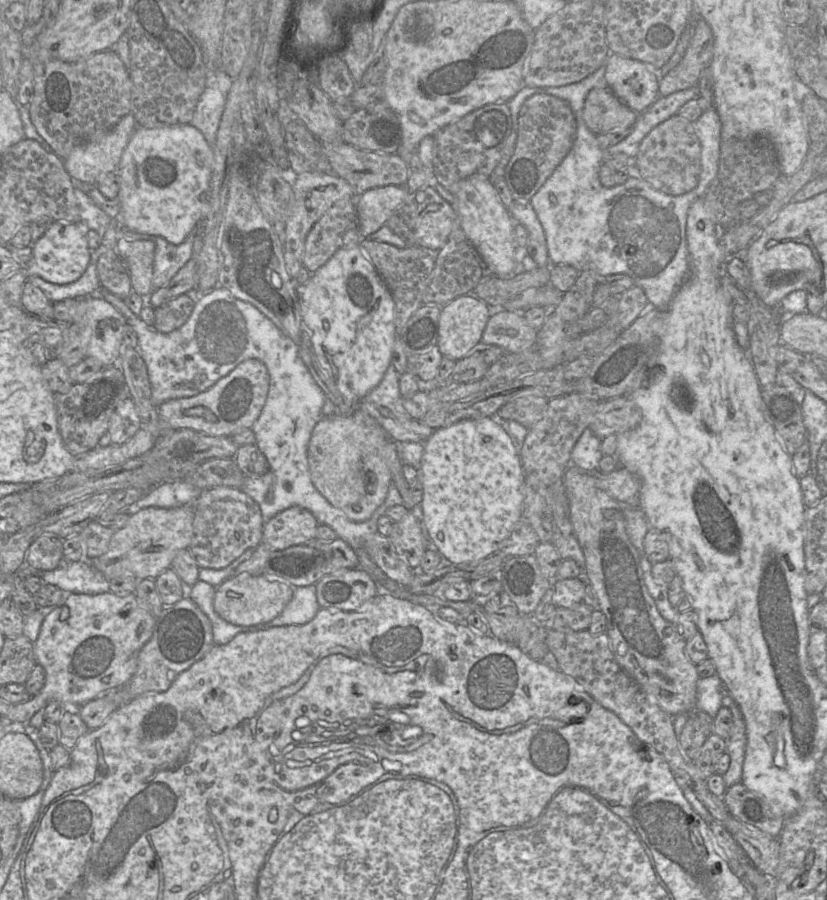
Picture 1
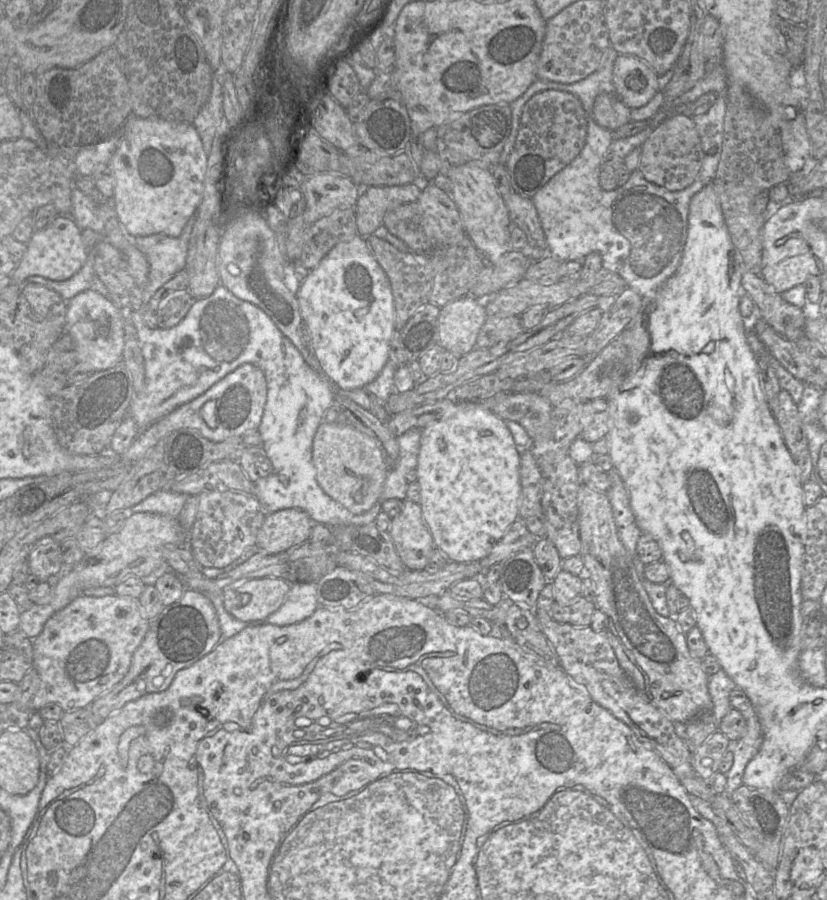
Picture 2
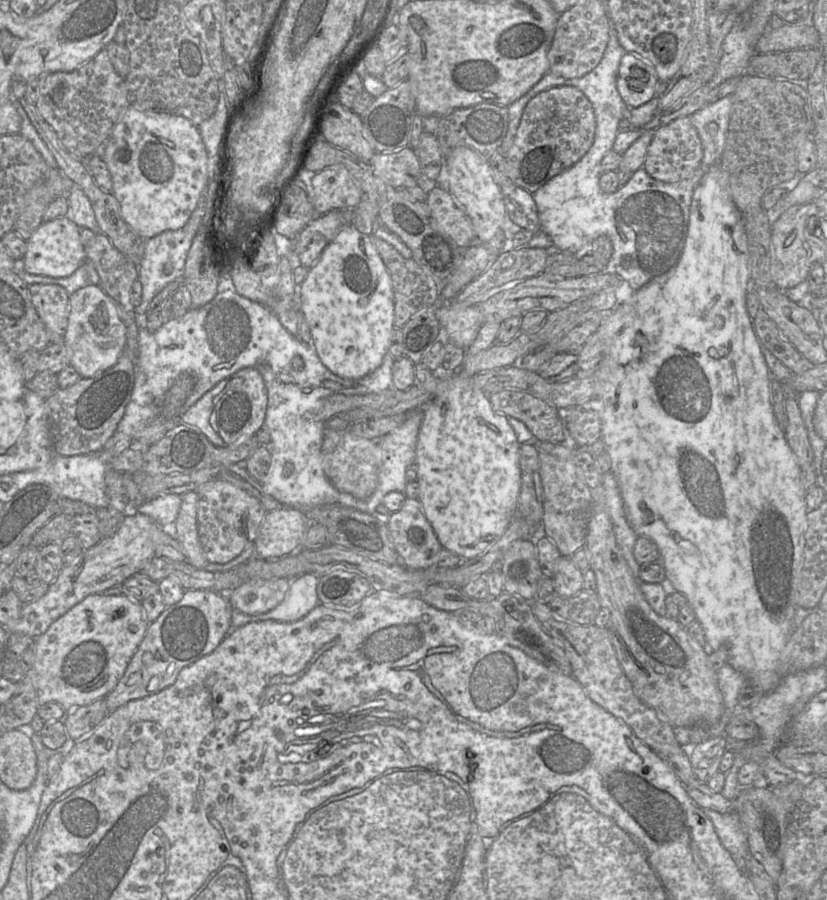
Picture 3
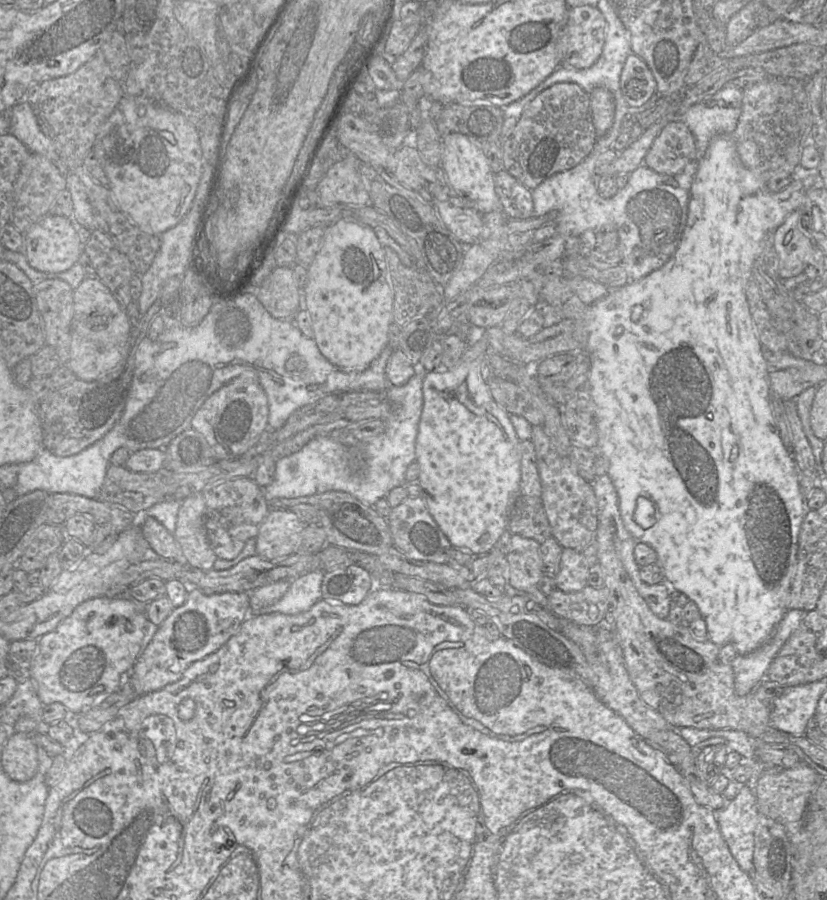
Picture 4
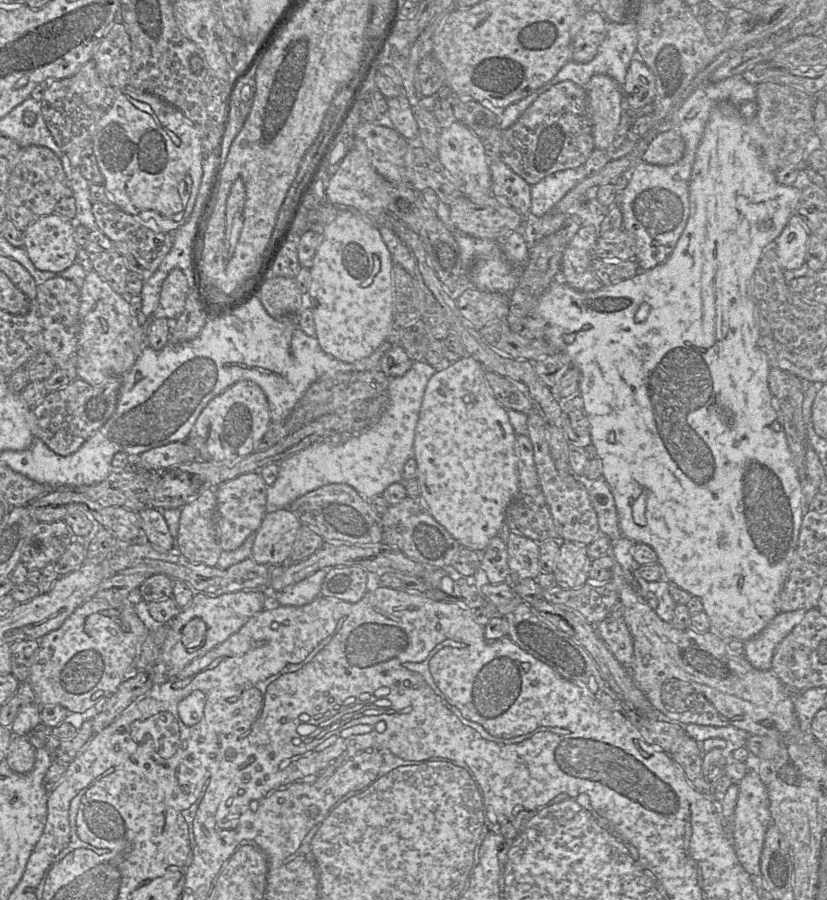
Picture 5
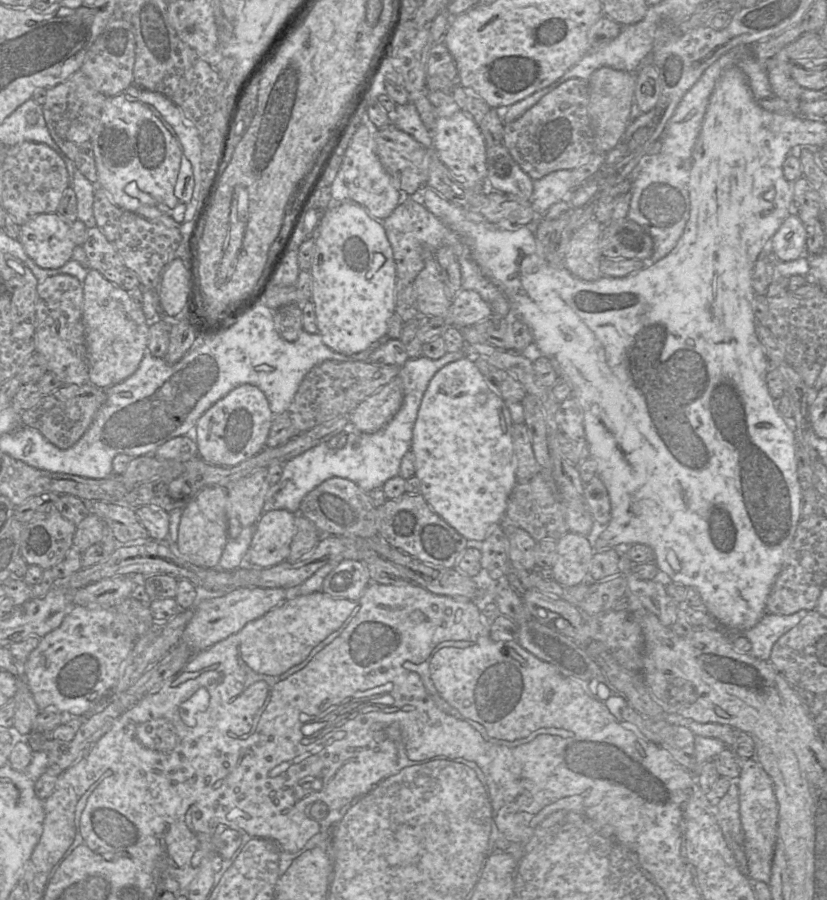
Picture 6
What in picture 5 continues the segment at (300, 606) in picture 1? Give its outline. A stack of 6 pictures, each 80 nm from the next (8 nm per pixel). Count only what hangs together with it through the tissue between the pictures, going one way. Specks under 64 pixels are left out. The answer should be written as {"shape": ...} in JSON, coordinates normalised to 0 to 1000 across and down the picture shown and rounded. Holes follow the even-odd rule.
{"shape":[[[392,630],[342,657],[324,661],[319,677],[330,677],[336,673],[363,674],[376,670],[388,661],[391,644],[400,631],[403,630]]]}

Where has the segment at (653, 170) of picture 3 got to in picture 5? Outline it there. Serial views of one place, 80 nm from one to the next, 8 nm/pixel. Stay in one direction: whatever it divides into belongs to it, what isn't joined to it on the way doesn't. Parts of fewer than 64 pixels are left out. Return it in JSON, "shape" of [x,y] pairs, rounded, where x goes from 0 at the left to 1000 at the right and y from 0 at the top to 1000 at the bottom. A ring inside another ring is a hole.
{"shape":[[[813,142],[798,146],[776,172],[784,182],[809,184],[821,180],[828,169],[826,153]]]}

